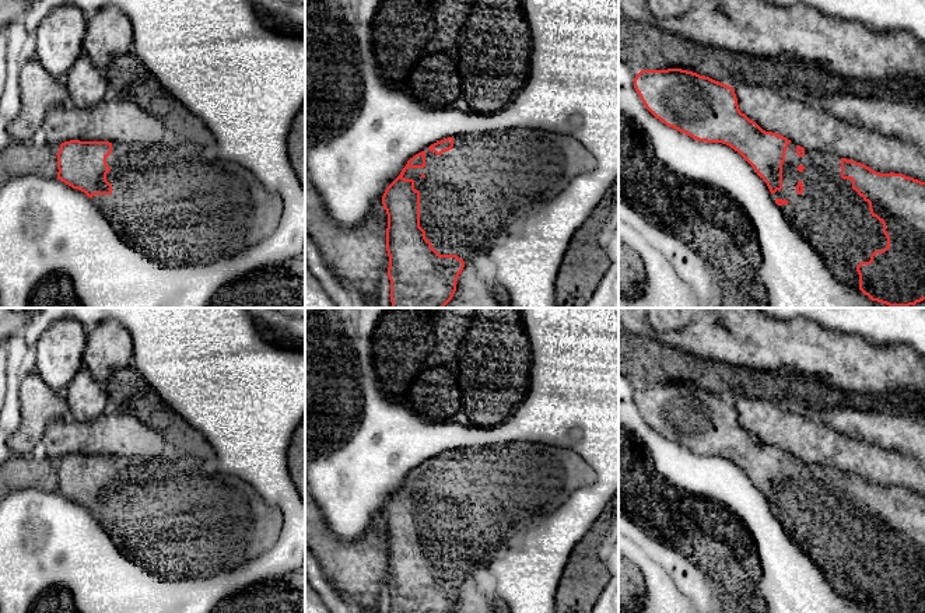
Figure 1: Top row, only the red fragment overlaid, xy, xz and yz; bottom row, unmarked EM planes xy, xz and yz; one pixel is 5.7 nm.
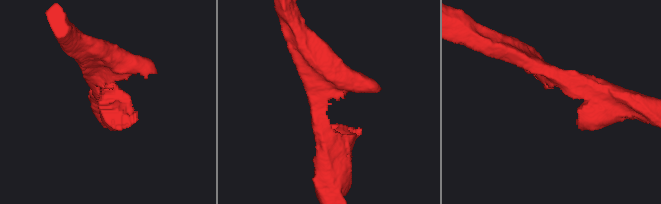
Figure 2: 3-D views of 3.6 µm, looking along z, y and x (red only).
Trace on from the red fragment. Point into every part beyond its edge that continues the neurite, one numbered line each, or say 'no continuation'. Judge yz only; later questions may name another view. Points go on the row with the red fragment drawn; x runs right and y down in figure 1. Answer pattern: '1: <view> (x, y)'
1: yz (830, 216)

